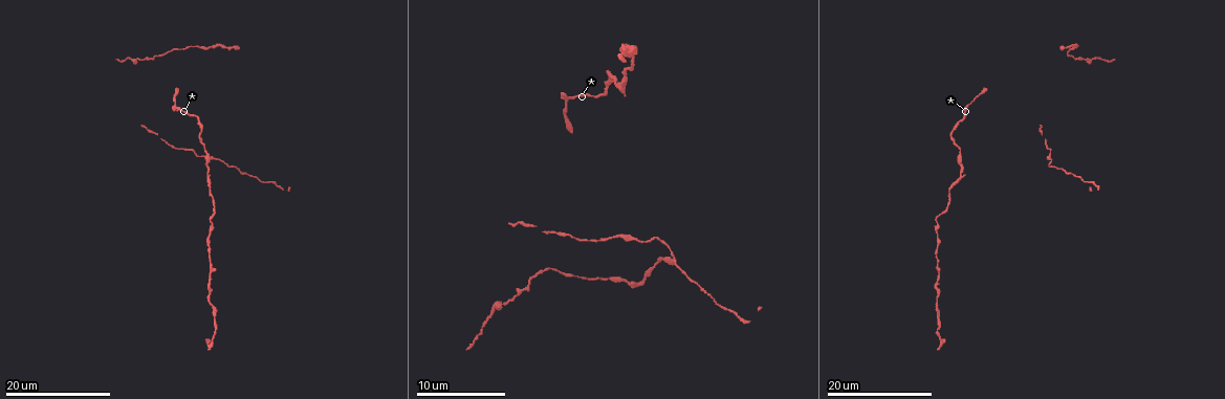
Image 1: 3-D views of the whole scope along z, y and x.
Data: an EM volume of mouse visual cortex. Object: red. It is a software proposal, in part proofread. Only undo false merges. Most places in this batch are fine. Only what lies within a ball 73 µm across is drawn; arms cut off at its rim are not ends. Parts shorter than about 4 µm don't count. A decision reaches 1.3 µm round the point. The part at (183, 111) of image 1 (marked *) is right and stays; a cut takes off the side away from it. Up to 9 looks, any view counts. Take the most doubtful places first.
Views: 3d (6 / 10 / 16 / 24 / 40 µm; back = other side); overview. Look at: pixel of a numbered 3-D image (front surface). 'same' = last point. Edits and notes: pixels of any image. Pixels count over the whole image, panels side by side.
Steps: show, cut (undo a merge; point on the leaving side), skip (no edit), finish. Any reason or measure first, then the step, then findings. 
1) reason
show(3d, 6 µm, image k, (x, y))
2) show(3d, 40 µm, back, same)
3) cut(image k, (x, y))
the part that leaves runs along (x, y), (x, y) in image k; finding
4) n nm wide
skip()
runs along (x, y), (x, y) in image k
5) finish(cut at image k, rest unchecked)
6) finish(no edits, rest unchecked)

a narrow waist
show(3d, 16 µm, image 1, (522, 222))

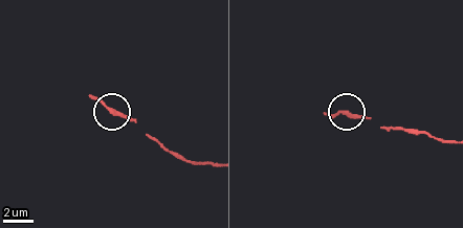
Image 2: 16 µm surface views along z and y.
show(3d, 10 µm, image 2, (343, 114))

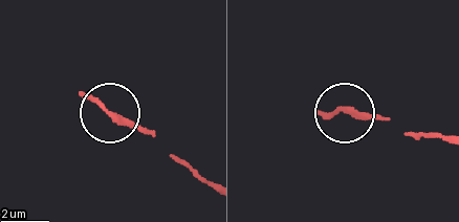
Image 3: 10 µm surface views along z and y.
210 nm wide
skip()
continuous, no second cell

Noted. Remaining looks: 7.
calibre changes
show(3d, 24 µm, image 1, (209, 264))

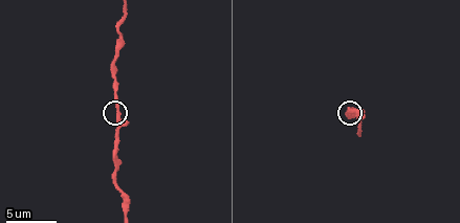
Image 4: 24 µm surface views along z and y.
show(3d, 10 µm, image 4, (117, 110))

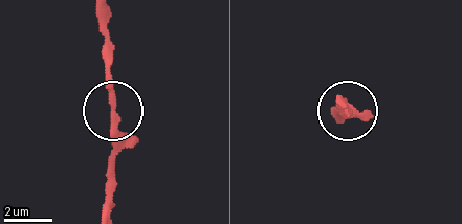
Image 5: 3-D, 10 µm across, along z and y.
show(3d, 10 µm, back, image 5, (114, 115))

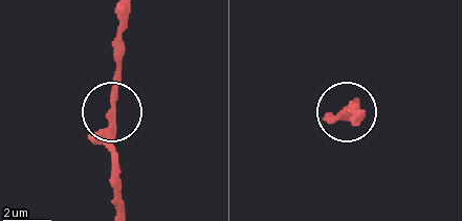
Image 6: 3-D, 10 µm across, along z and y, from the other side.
skip()
continuous, no second cell

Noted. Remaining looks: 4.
sudden change in width
show(3d, 24 µm, image 1, (175, 96))

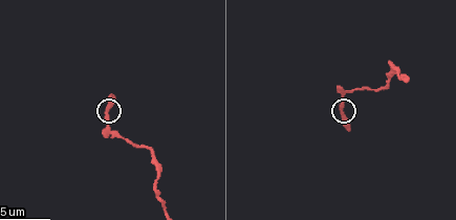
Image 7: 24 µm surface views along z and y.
show(3d, 6 µm, image 7, (342, 110))

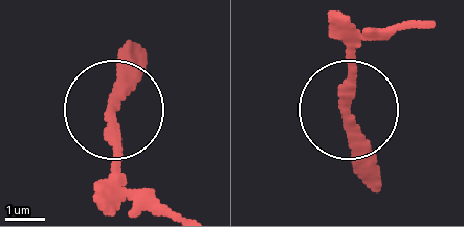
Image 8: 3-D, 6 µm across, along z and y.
skip()
runs along (401, 29), (371, 39), (351, 69), (351, 149), (368, 176) in image 8; continuous, no second cell

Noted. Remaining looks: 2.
thick turns thin
show(3d, 24 µm, image 1, (213, 158))

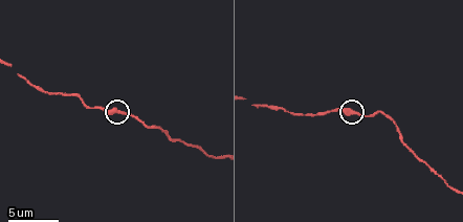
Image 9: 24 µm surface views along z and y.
show(3d, 6 µm, image 9, (355, 113))

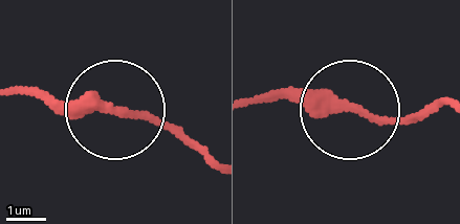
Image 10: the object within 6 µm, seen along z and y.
280 nm wide
skip()
all the same cell

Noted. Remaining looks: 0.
finish(no edits, rest unchecked)

